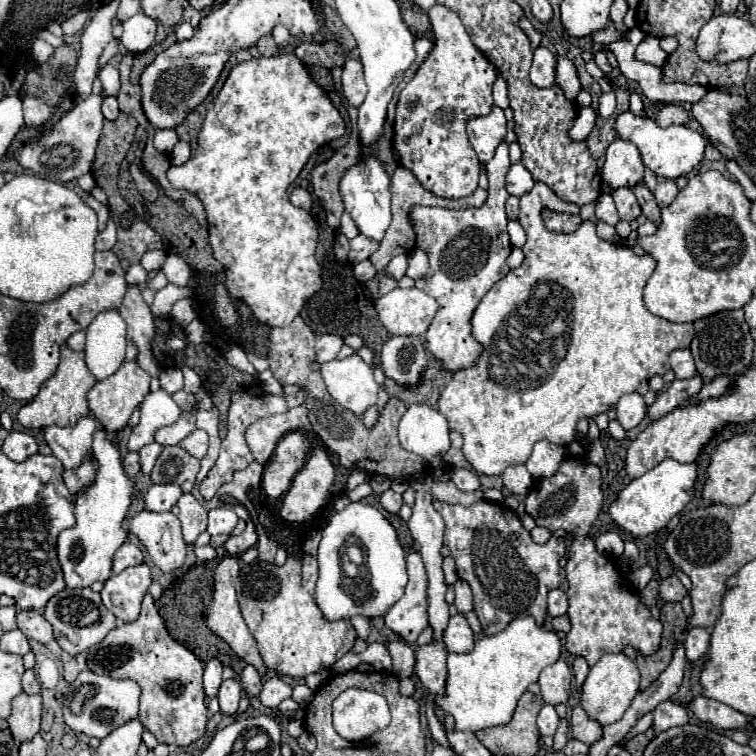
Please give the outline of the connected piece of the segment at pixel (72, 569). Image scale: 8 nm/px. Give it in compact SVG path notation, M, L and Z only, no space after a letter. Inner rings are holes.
M104 428L94 432L92 458L98 464L94 482L84 486L76 494L74 514L76 526L60 532L58 536L58 560L64 572L68 588L88 588L92 582L106 582L112 574L112 560L116 550L128 542L128 530L124 528L124 518L130 510L134 496L134 480L122 468L122 456L112 434Z

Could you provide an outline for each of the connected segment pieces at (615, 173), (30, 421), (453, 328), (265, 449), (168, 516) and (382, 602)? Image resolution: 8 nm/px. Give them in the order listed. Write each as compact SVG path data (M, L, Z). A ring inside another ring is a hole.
M616 138L606 152L606 164L602 168L602 180L612 188L634 186L642 180L644 164L638 148L630 140Z
M62 346L60 348L60 364L58 364L56 374L42 384L38 396L32 402L28 402L26 406L20 408L18 422L24 428L38 428L38 430L52 426L52 424L74 426L82 416L90 414L86 394L94 384L96 384L96 378L86 366L84 352L76 352L76 350L70 350L68 346Z
M502 142L490 162L484 164L488 174L488 200L480 208L450 210L442 206L414 206L408 220L416 232L416 246L424 248L430 258L424 292L438 302L436 318L426 332L428 352L442 362L450 372L468 368L482 354L482 344L472 336L472 314L482 296L508 274L506 258L512 252L510 236L506 232L504 204L508 200L506 174L510 168L508 144Z
M304 406L290 408L284 414L268 416L254 422L246 432L246 442L250 444L250 450L256 462L266 464L272 458L272 452L276 450L276 444L280 442L280 438L292 430L312 432L308 422L308 410Z
M138 512L128 530L140 538L154 564L164 570L176 570L186 560L186 542L182 540L180 520L172 512Z
M350 502L342 512L336 512L326 528L322 530L322 540L318 548L318 566L320 576L316 584L316 604L326 616L326 620L346 620L354 614L362 614L368 618L384 616L386 608L400 600L408 582L404 548L398 544L396 530L390 522L380 516L374 506L362 502ZM348 538L360 542L360 550L364 554L364 564L356 580L346 582L342 570L342 552L346 548Z

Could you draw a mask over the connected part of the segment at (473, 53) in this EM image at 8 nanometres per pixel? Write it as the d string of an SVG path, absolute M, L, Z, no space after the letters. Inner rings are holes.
M434 4L428 18L434 28L434 48L400 92L392 144L400 154L398 164L408 168L424 188L442 198L462 198L476 190L482 168L468 140L466 122L490 114L496 70L472 44L462 20L450 8Z

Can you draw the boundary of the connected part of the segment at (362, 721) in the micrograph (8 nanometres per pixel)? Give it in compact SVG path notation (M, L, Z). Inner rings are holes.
M348 688L332 704L334 730L350 742L364 740L390 724L390 708L382 694Z

